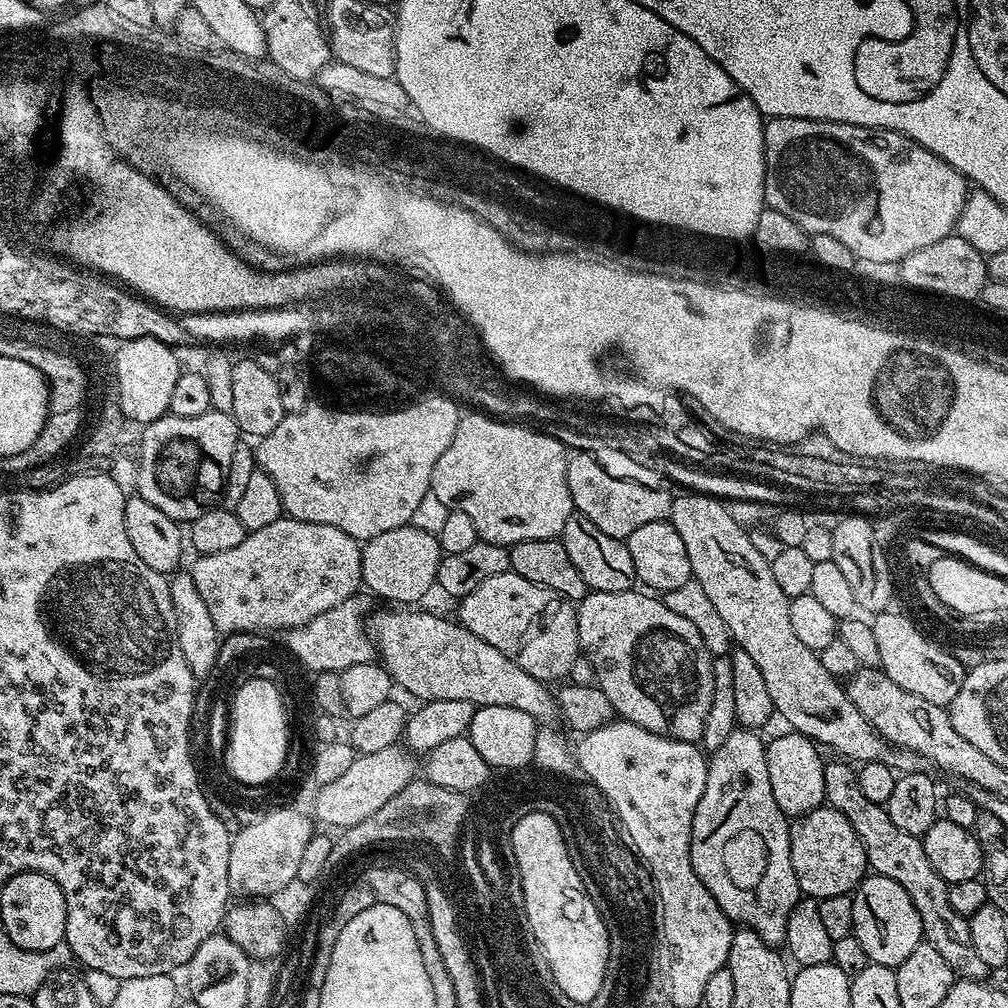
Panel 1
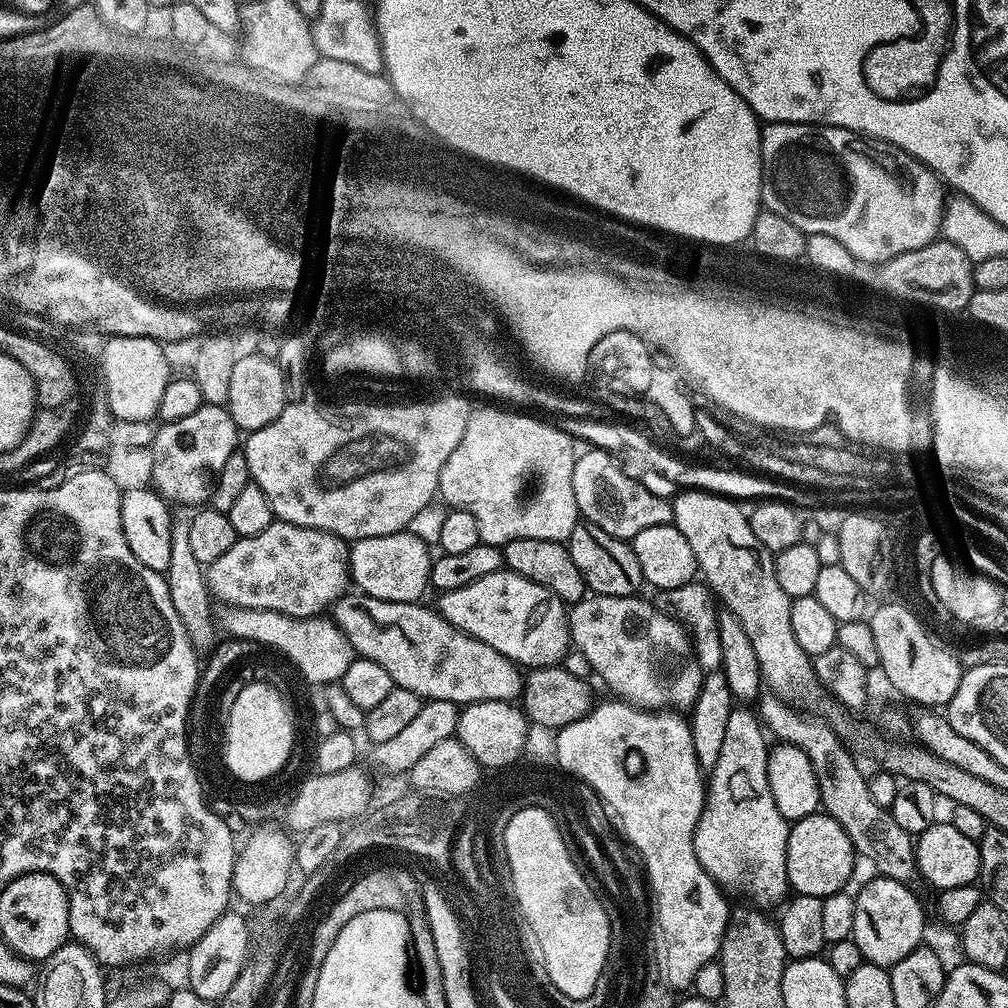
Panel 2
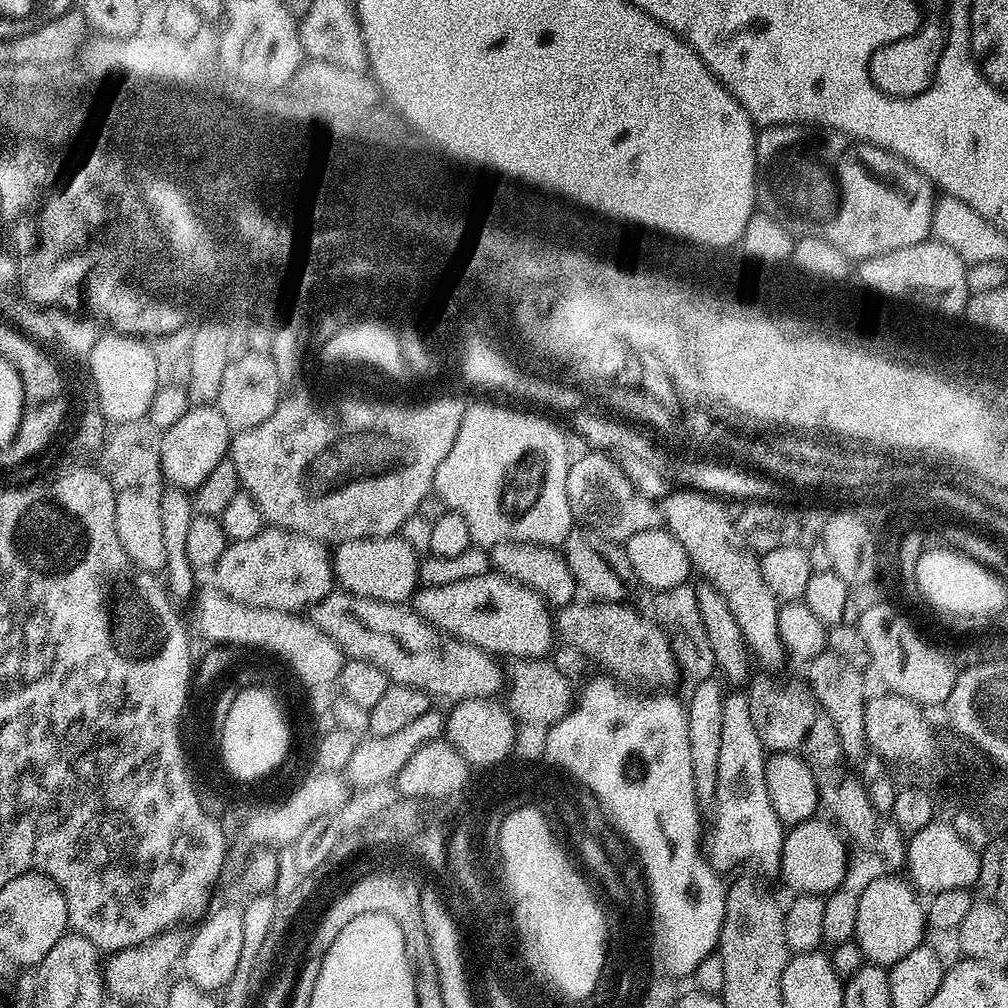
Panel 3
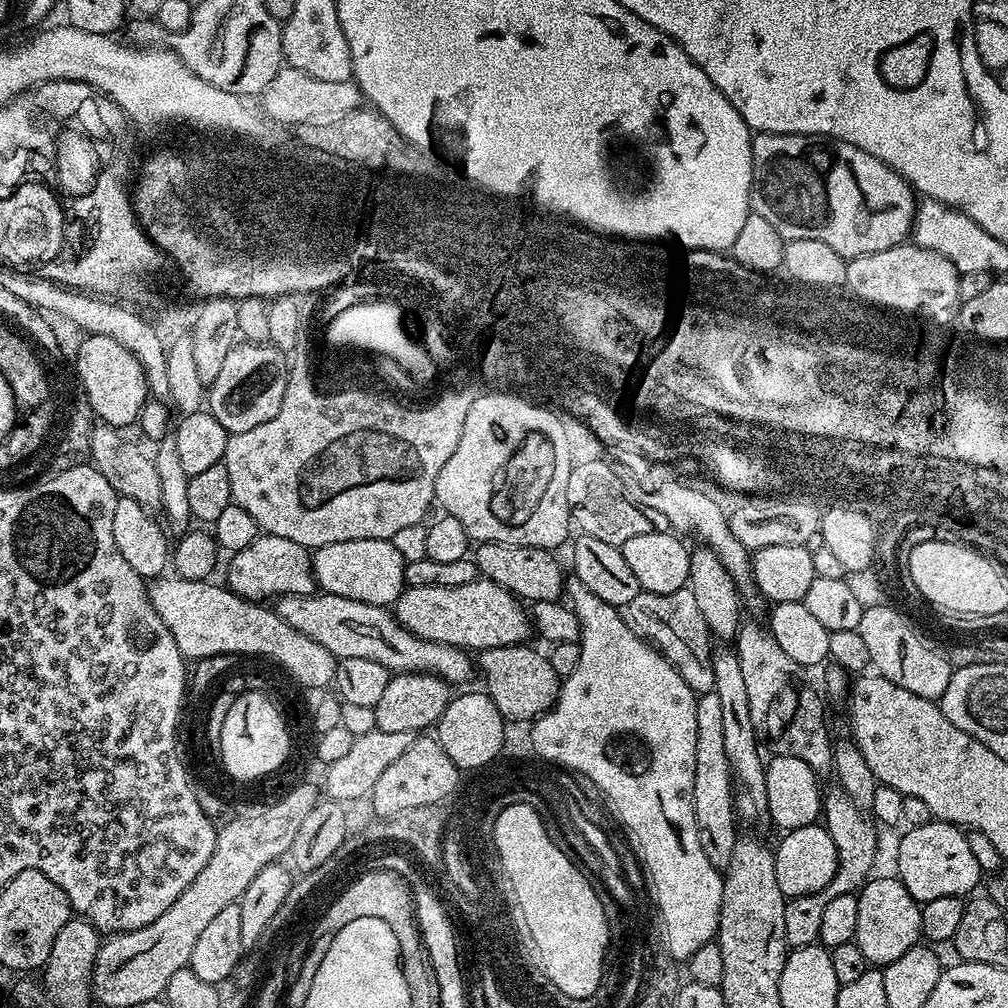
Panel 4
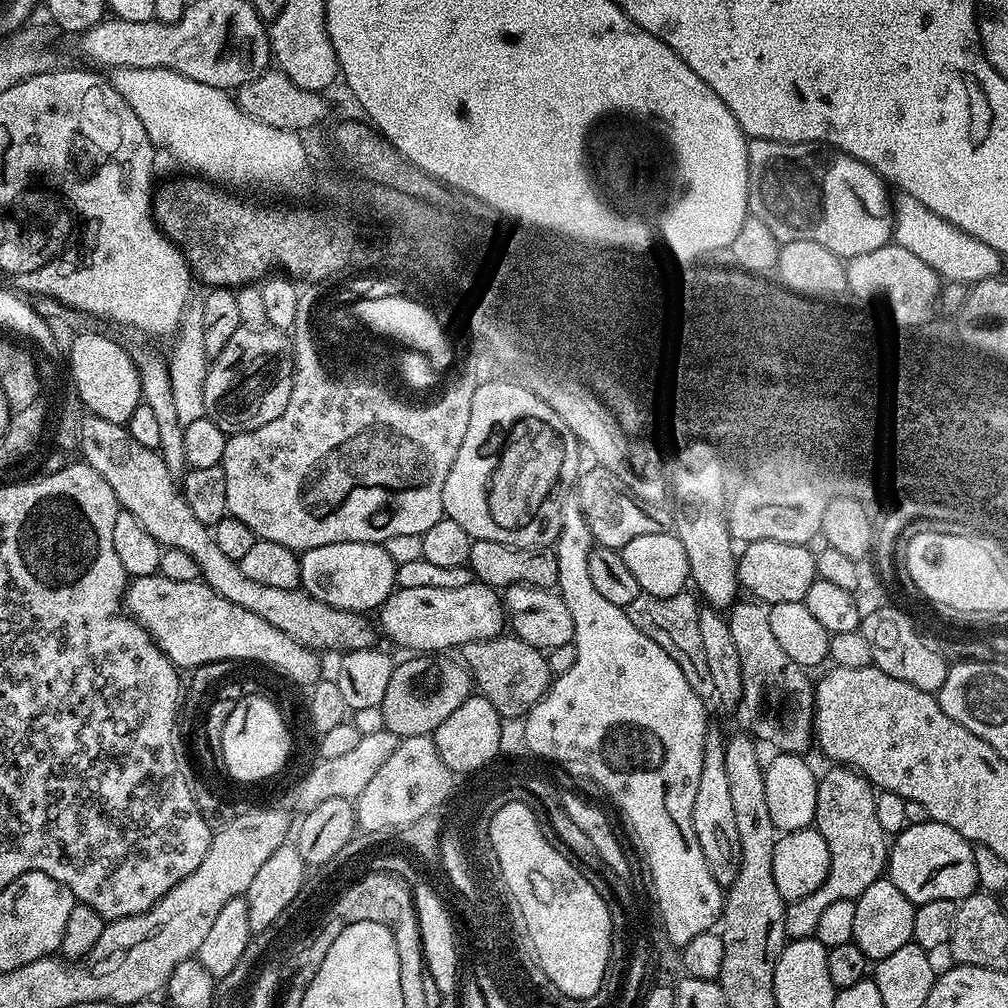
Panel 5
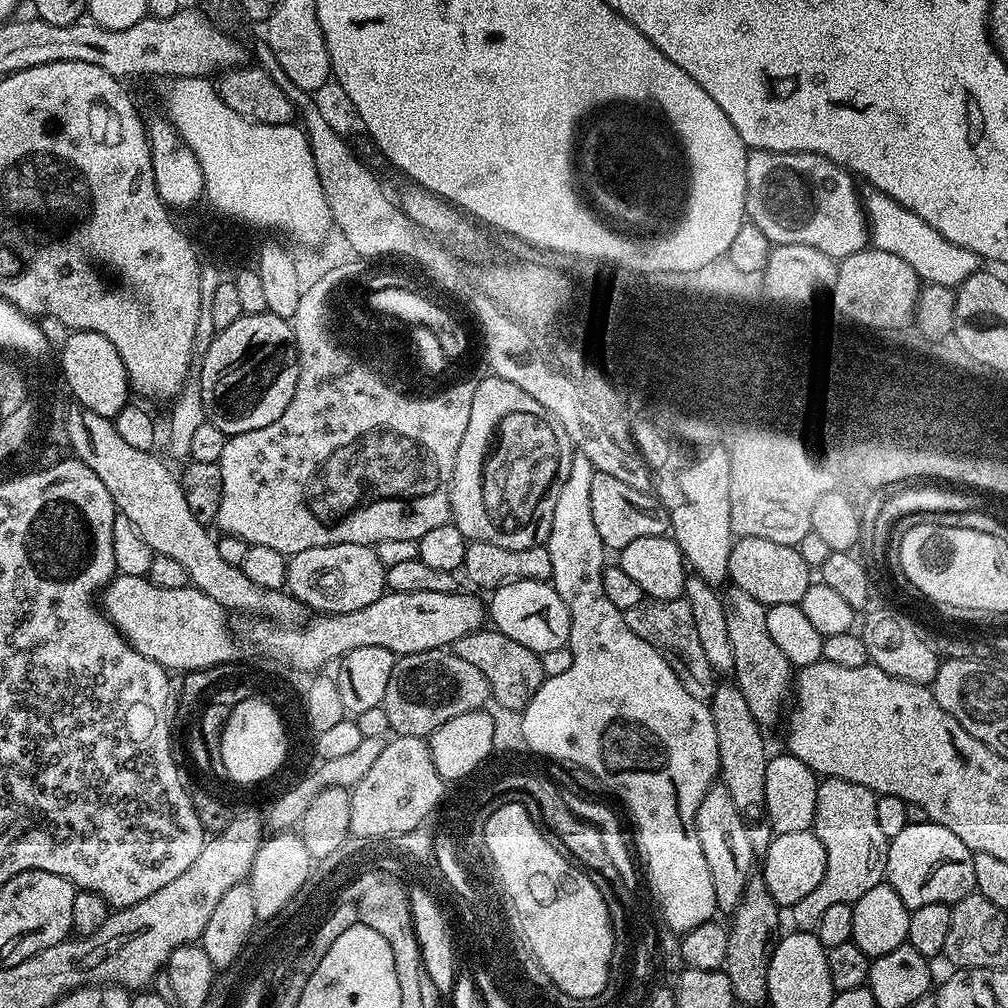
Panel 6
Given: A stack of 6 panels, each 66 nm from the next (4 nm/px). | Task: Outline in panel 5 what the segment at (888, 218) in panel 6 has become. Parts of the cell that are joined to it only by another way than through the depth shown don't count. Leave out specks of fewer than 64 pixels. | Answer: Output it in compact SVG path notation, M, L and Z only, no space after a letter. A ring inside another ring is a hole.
M901 195L899 199L894 204L895 243L910 250L914 258L933 268L940 275L941 281L971 286L980 280L991 280L1001 275L1002 257L999 252L986 246L986 242L978 242L978 238L966 234L946 218L934 214L929 208L919 204L913 196Z

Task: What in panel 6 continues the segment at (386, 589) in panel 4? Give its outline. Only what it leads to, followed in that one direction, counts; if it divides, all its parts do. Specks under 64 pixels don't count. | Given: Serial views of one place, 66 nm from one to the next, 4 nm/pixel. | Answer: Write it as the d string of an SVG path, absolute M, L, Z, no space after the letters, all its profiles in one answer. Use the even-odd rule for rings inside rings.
M331 544L325 548L311 548L310 550L302 550L298 554L287 557L286 560L286 588L291 592L295 600L300 600L309 609L317 608L315 611L320 614L335 614L338 612L353 612L354 610L362 610L362 606L370 606L370 602L378 602L378 598L384 595L386 585L384 583L384 573L386 569L382 562L378 562L378 554L375 547L371 544Z

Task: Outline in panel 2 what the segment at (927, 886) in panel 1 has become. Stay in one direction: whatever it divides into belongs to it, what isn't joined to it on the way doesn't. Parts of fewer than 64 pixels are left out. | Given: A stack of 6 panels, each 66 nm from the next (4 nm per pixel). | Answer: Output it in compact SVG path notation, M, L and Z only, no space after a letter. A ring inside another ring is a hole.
M771 694L761 695L759 704L758 716L763 727L771 735L773 732L777 736L777 741L798 745L806 754L806 758L810 758L814 766L814 778L818 778L820 808L834 817L842 826L842 830L846 830L857 853L861 857L869 856L879 875L894 882L915 885L915 880L920 876L920 866L916 860L916 840L913 833L902 830L902 826L894 822L891 811L878 806L878 802L870 798L866 772L856 765L857 757L836 735L831 725L821 719L809 718L797 712Z

